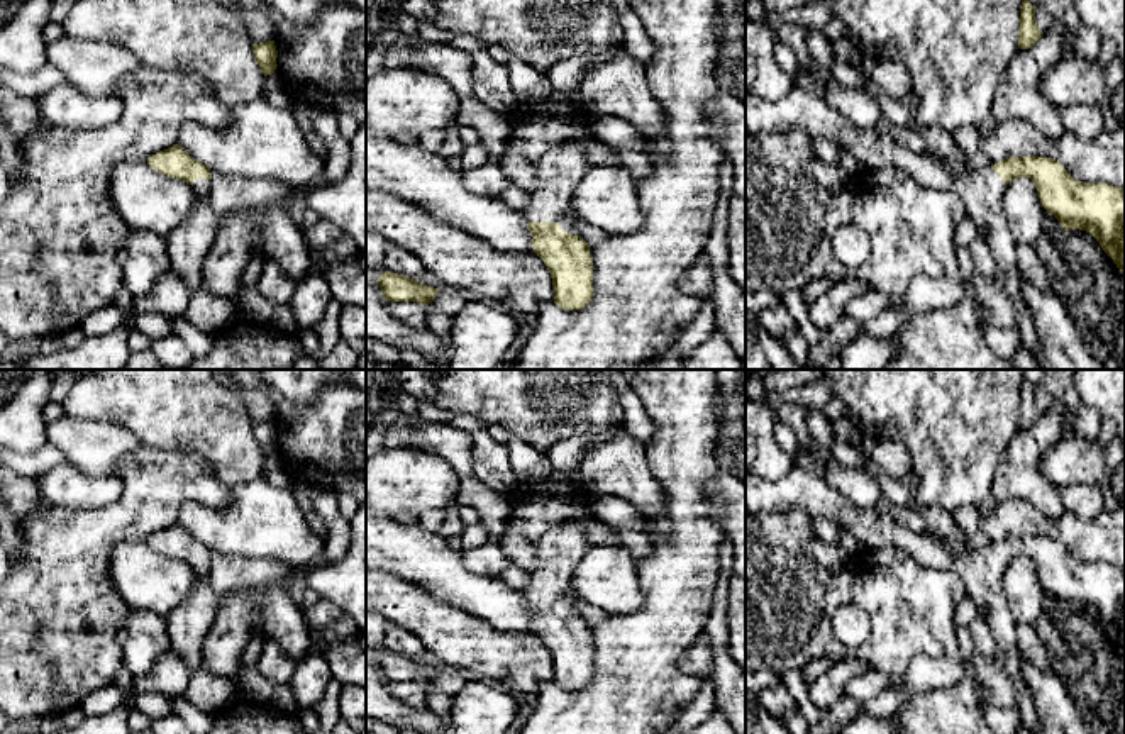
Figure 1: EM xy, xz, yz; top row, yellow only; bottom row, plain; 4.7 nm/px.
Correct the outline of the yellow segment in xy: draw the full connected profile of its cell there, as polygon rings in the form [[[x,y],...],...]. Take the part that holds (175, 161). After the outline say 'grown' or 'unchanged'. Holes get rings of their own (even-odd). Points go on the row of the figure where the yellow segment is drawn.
[[[178,144],[149,156],[147,164],[166,176],[186,181],[198,198],[190,219],[166,237],[169,266],[193,295],[202,285],[202,264],[215,239],[215,227],[207,217],[210,210],[210,168],[193,159]]]; grown

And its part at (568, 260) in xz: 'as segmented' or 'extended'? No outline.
extended

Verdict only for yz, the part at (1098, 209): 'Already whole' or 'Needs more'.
Needs more

